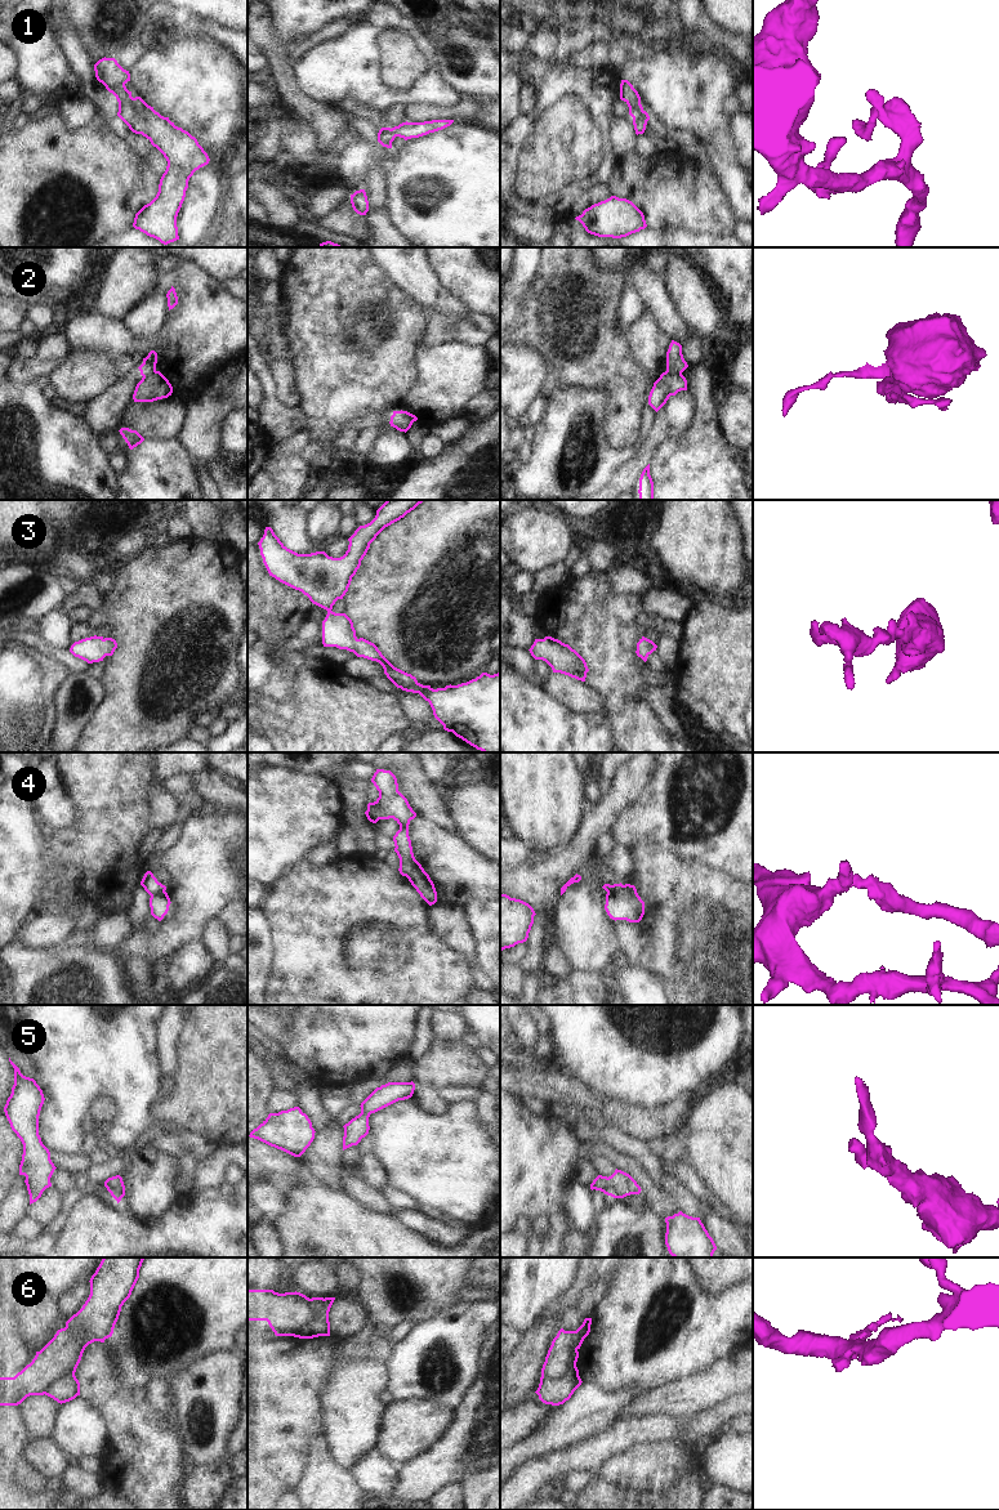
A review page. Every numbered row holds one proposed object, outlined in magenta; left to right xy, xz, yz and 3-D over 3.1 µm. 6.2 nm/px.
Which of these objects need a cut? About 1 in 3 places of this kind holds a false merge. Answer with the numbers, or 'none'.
2, 4, 6

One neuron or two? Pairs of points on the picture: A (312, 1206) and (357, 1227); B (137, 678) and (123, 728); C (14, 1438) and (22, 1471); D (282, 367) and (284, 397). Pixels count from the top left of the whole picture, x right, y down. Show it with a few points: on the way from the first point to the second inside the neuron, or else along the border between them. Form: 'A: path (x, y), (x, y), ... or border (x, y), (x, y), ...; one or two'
A: path (324, 1218), (333, 1227), (346, 1227); one
B: path (137, 691), (135, 715); one
C: border (25, 1455), (13, 1466); two
D: path (284, 375), (284, 389); one

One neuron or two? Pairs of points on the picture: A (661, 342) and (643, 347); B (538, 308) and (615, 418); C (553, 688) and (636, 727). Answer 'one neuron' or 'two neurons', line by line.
A: one neuron
B: one neuron
C: two neurons

